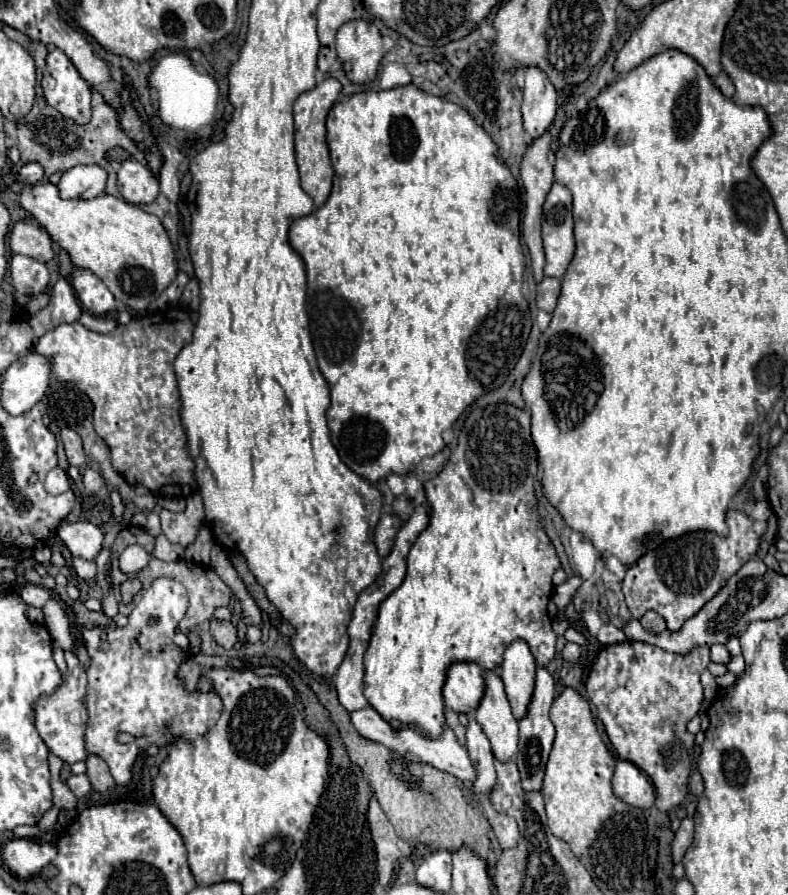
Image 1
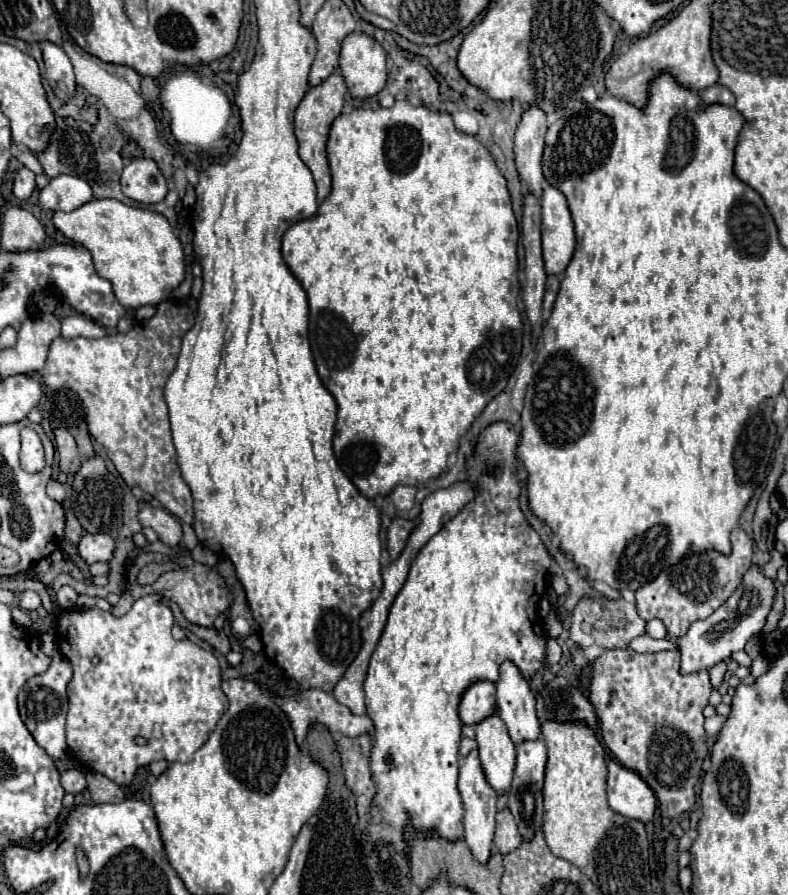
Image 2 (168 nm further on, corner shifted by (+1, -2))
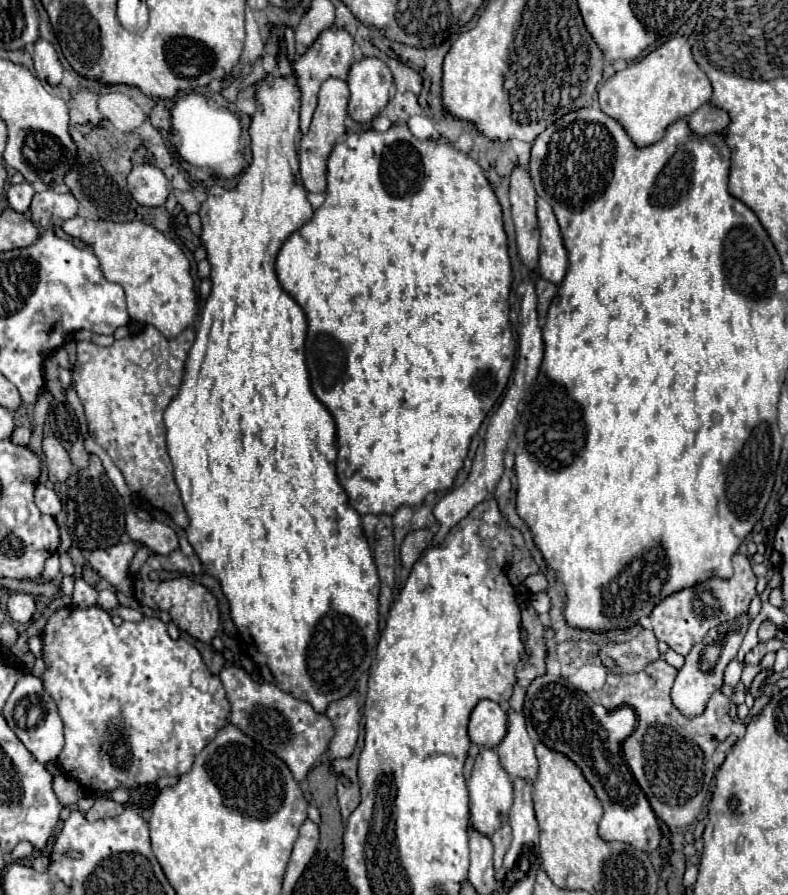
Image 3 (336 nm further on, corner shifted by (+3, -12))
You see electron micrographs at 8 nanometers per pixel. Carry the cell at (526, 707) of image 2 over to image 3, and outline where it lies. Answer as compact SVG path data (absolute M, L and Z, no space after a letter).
M508 711L508 733L504 741L496 747L502 769L510 777L524 781L534 781L538 773L538 761L534 755L534 743L526 733L524 715Z

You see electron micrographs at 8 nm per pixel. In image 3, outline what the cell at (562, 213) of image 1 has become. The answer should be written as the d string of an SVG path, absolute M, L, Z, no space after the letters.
M538 197L538 227L540 227L540 261L538 261L538 275L550 283L560 283L566 275L568 255L562 243L560 227L552 207Z

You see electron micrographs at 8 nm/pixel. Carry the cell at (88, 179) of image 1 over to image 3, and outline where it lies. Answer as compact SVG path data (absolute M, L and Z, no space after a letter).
M52 189L36 193L30 205L32 221L40 227L62 225L62 221L76 217L76 213L78 213L78 201L74 199L74 195L56 193Z

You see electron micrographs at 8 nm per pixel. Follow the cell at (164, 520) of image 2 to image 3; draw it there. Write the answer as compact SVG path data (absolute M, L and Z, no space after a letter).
M132 511L126 515L126 533L130 535L130 539L144 543L154 553L168 555L174 549L178 549L178 537L172 527L158 521L152 521L152 523L142 521Z

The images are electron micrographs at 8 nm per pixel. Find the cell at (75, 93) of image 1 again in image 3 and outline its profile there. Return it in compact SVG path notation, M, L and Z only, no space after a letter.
M38 39L34 43L34 67L36 67L38 77L44 77L52 87L60 83L60 79L62 79L60 59L58 59L54 47L44 39Z

